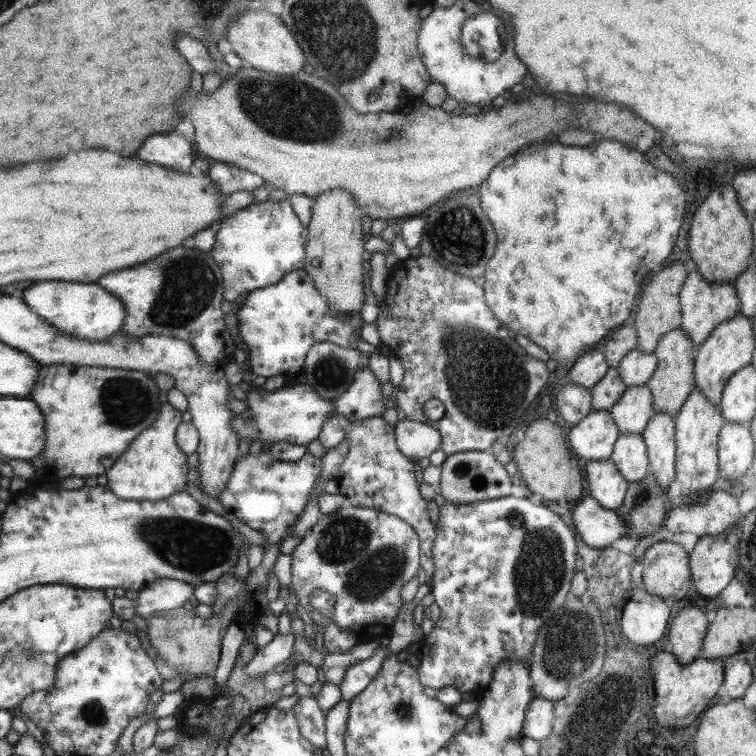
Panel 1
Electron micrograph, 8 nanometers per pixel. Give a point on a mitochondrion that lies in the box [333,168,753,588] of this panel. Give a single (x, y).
(486, 396)

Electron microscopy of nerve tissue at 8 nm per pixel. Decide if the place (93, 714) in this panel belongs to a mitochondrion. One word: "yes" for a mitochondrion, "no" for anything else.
yes

